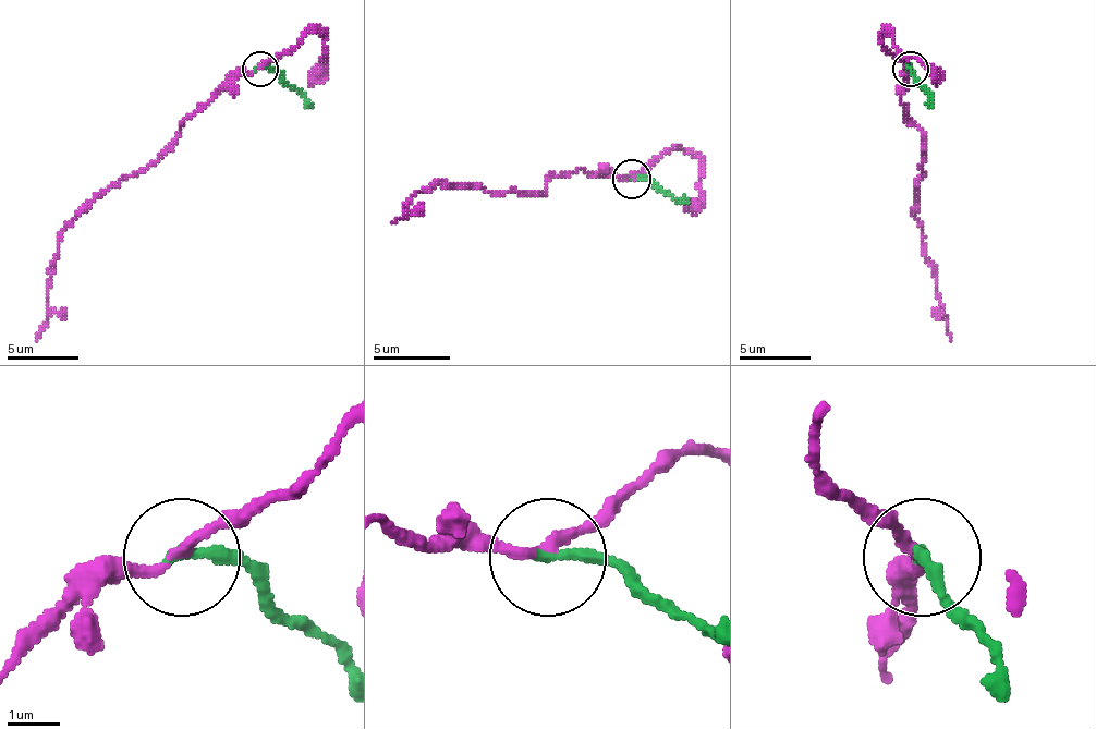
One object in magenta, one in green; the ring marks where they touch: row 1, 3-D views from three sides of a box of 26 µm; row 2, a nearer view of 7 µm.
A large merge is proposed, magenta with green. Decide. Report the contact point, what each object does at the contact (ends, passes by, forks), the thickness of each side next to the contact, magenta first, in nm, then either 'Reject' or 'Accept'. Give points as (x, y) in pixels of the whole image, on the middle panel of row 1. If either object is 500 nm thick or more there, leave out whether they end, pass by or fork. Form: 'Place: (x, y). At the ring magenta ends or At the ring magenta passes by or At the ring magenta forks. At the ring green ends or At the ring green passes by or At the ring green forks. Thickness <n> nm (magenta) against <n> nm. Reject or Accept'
Place: (631, 179). At the ring magenta passes by. At the ring green ends. Thickness 190 nm (magenta) against 240 nm. Reject

